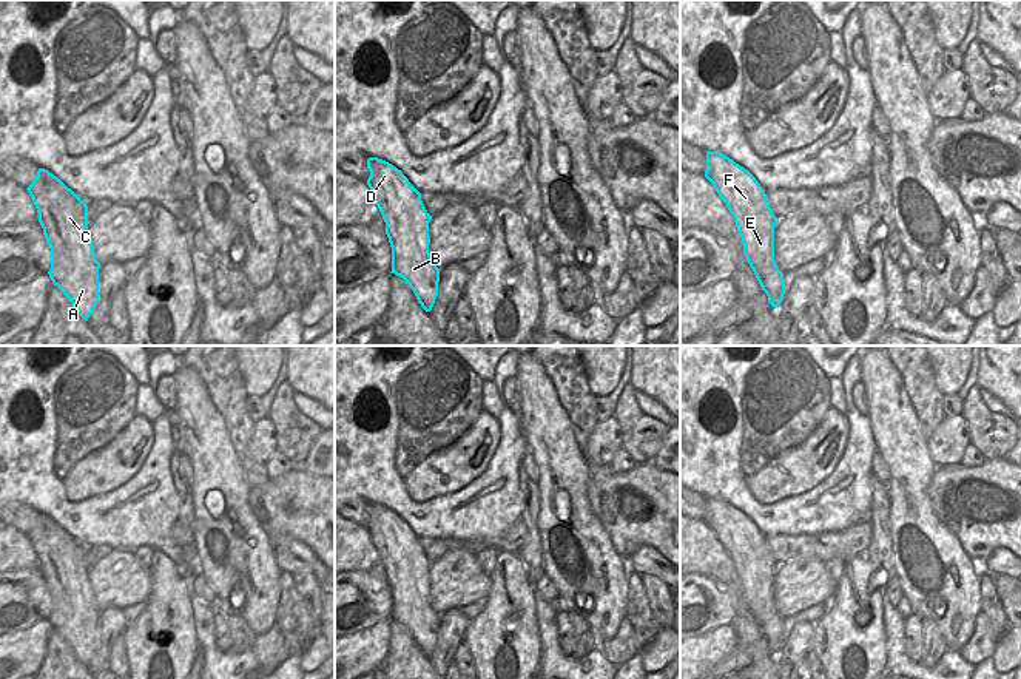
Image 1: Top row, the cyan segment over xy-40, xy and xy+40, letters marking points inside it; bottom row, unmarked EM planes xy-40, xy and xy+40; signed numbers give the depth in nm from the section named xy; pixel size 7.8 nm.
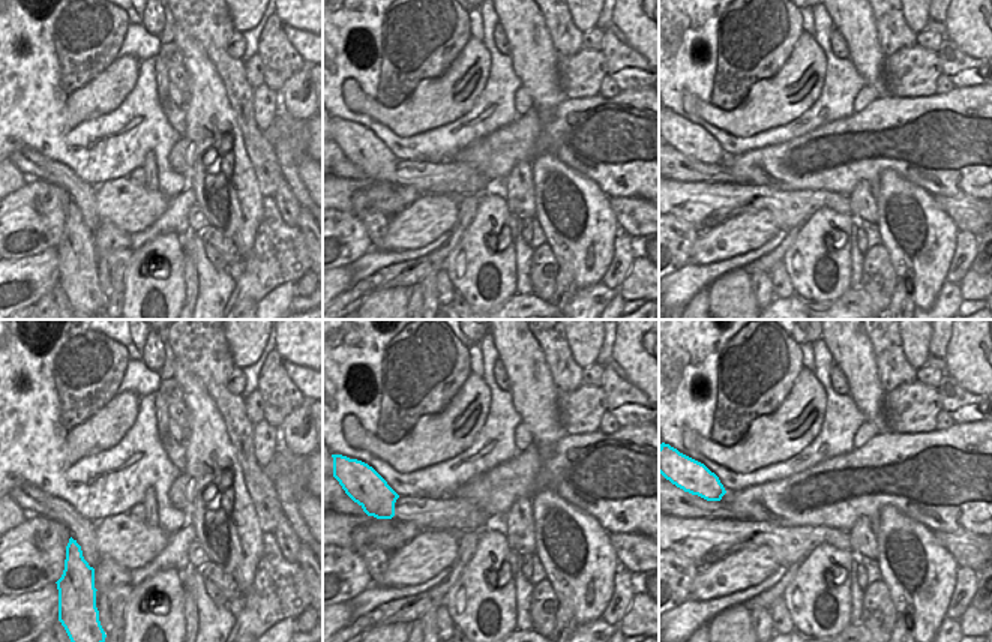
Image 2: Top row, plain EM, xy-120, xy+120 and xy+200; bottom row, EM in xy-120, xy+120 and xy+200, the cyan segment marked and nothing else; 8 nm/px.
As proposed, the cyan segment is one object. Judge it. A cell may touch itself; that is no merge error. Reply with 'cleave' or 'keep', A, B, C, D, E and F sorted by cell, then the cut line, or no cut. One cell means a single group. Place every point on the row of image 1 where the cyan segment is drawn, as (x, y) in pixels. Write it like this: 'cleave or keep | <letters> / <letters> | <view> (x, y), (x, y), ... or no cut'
keep | A B C D E F | no cut

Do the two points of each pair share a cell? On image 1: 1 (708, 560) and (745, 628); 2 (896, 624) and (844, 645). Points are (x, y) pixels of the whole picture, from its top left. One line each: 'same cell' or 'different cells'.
1: same cell
2: different cells

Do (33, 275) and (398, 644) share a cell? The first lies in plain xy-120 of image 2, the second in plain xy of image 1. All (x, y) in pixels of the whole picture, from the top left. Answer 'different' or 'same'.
different

